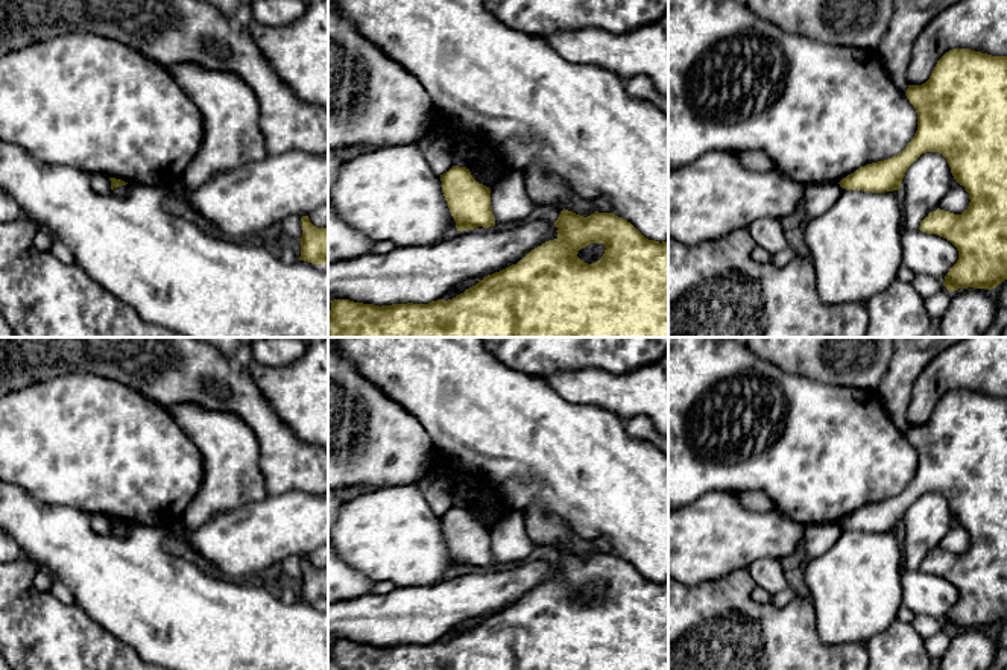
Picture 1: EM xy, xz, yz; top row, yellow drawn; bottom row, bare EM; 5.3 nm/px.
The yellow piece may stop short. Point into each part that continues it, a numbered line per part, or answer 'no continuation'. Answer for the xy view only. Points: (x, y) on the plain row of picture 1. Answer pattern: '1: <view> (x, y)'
no continuation

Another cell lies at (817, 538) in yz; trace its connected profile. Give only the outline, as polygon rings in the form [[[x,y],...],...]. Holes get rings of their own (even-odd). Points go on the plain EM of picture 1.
[[[837,523],[811,524],[805,527],[803,548],[805,559],[802,568],[811,561],[822,556],[837,541],[841,527]]]

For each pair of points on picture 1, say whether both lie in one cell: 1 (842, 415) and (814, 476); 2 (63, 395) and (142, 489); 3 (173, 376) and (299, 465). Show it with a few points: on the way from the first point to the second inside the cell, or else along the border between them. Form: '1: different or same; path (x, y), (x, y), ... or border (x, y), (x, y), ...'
1: same; path (842, 430), (842, 436), (819, 461)
2: same; path (76, 418), (125, 467)
3: same; path (208, 377), (230, 383), (271, 430)

